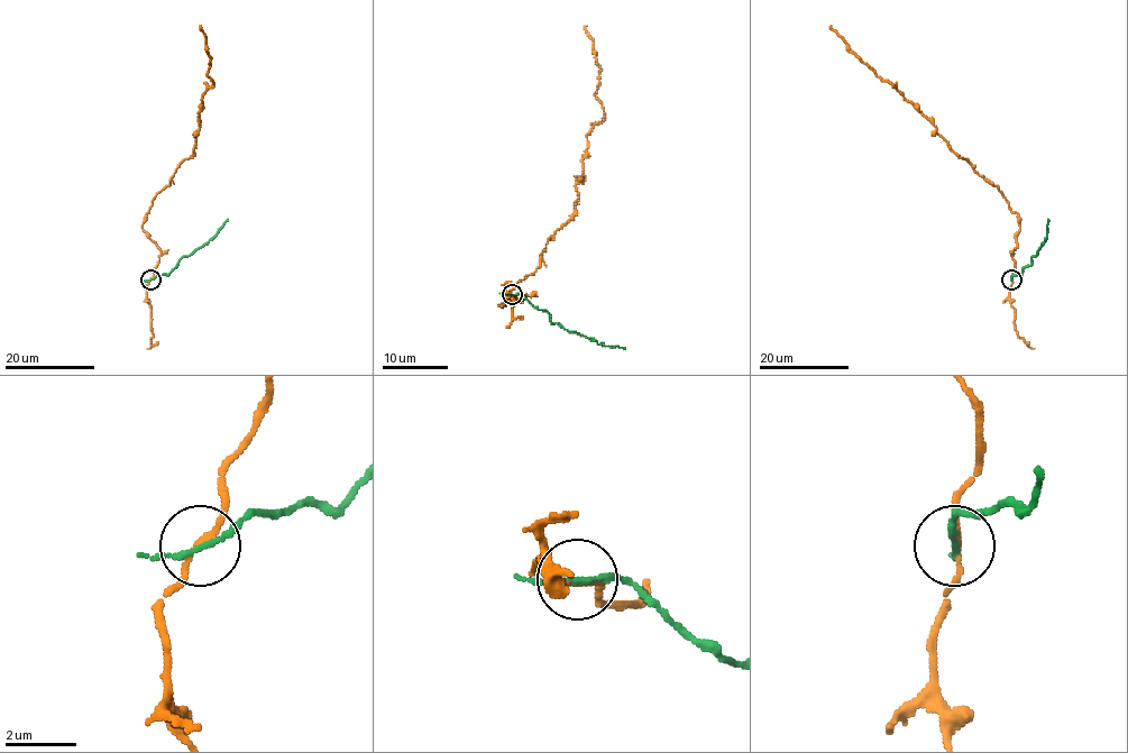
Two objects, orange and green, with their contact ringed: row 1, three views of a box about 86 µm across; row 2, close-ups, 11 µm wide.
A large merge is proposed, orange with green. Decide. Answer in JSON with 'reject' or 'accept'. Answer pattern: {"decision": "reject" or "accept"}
{"decision": "reject"}

